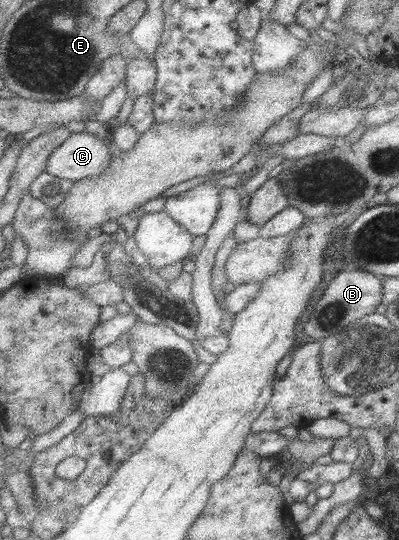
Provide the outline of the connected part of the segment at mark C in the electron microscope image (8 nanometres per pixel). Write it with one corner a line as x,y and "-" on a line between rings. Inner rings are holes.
83,130
73,132
51,156
47,171
50,174
73,180
100,176
113,162
113,148
106,139

